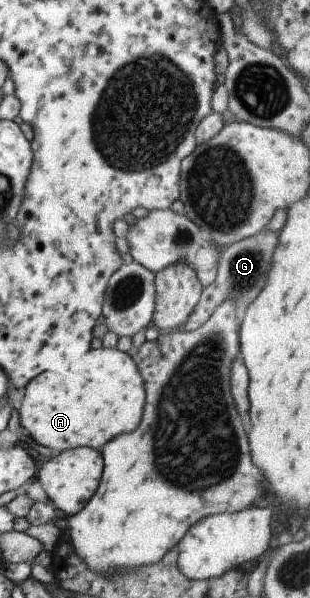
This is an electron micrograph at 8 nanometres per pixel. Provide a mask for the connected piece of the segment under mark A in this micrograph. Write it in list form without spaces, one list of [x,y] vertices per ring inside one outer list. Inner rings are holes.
[[[116,348],[95,353],[91,359],[93,371],[101,371],[95,379],[85,379],[81,369],[65,369],[63,375],[53,377],[45,371],[33,377],[25,387],[21,405],[17,410],[19,426],[38,445],[58,453],[77,447],[100,450],[115,435],[133,431],[139,425],[145,391],[143,379],[131,356]]]

